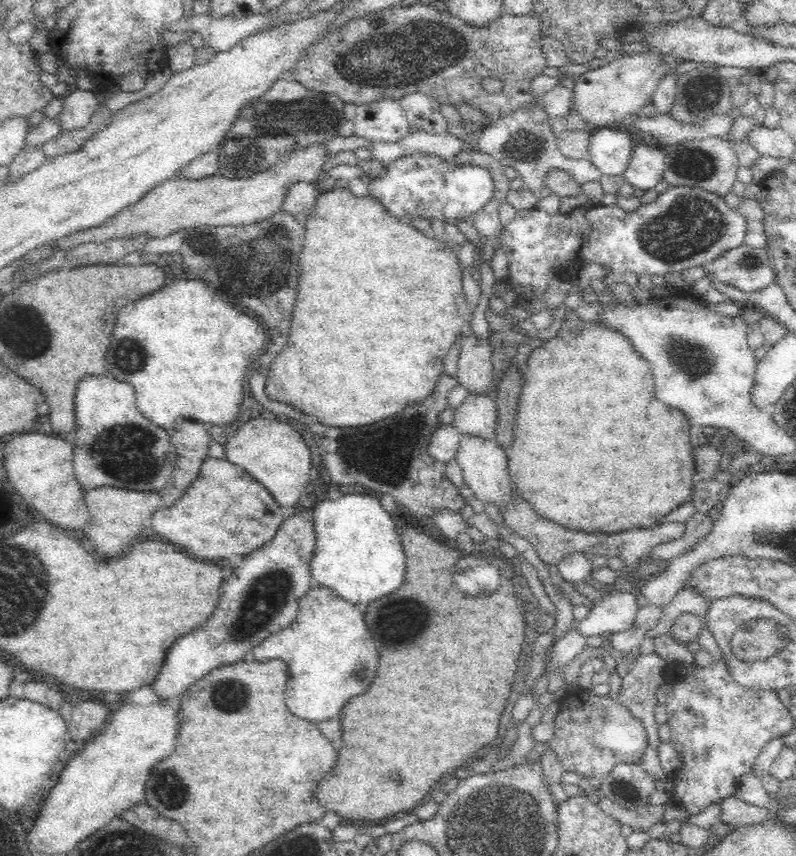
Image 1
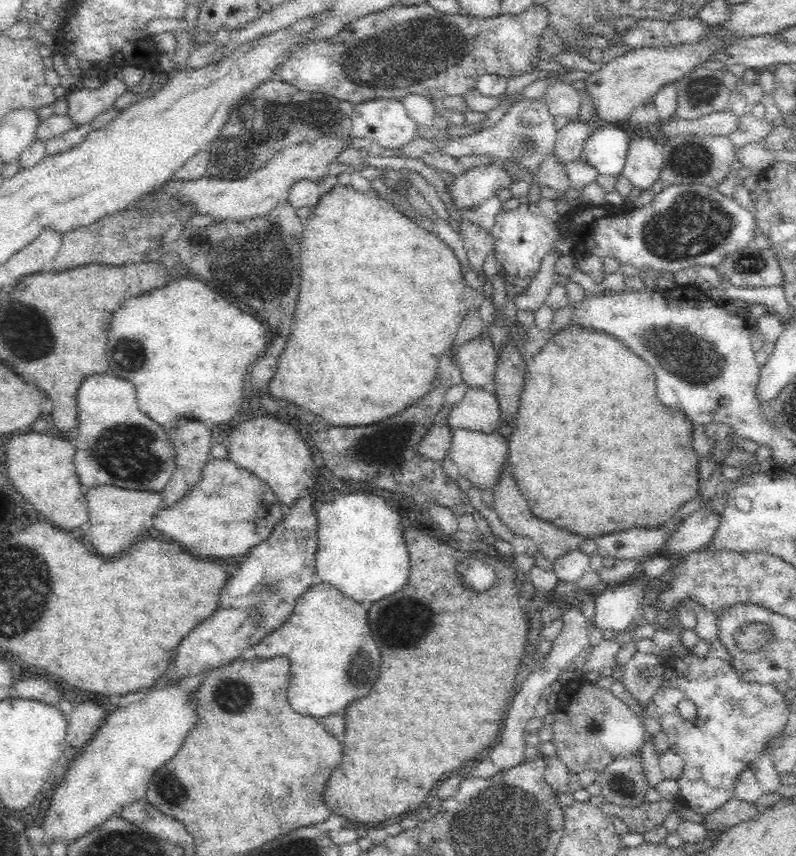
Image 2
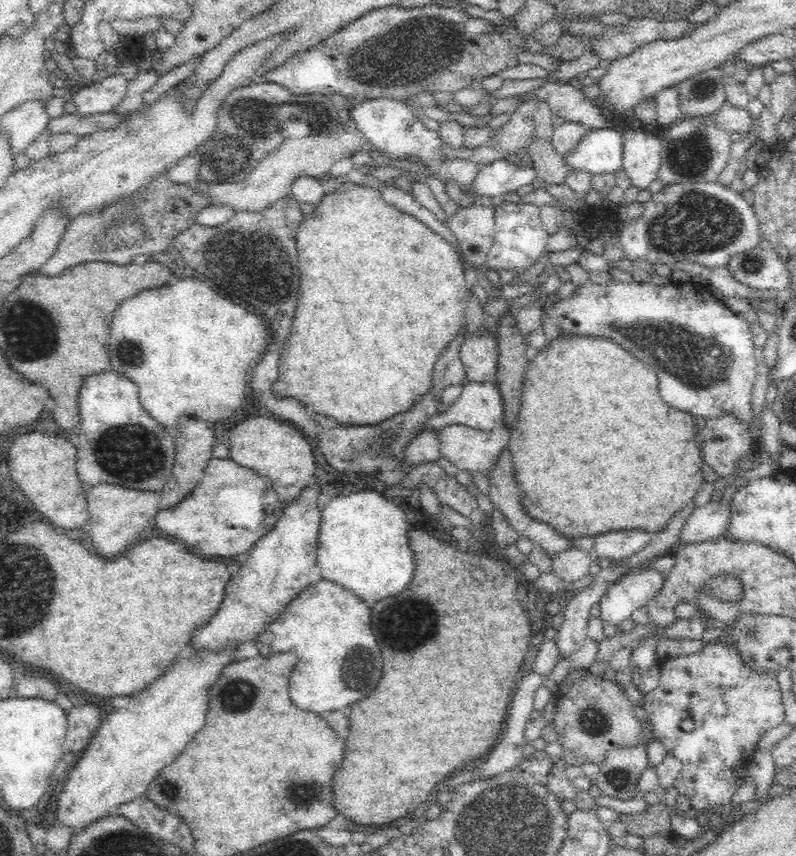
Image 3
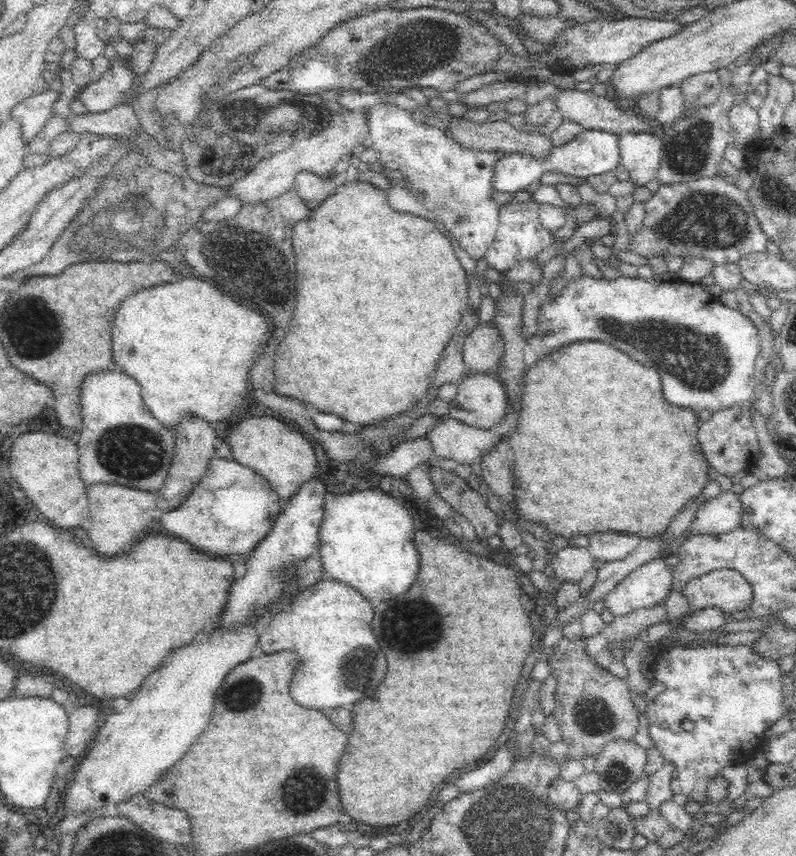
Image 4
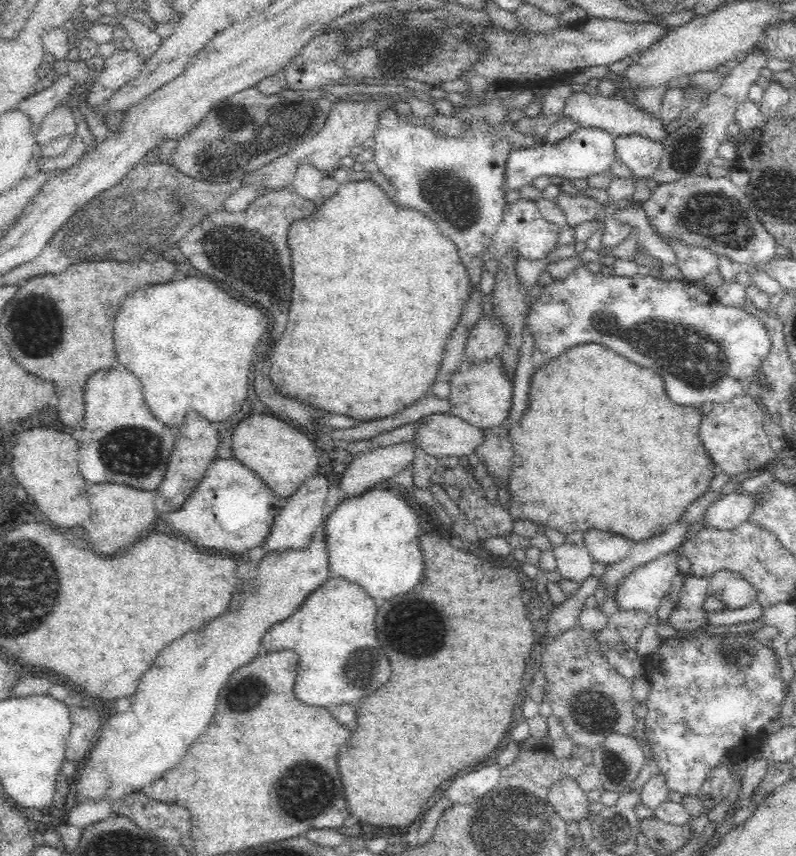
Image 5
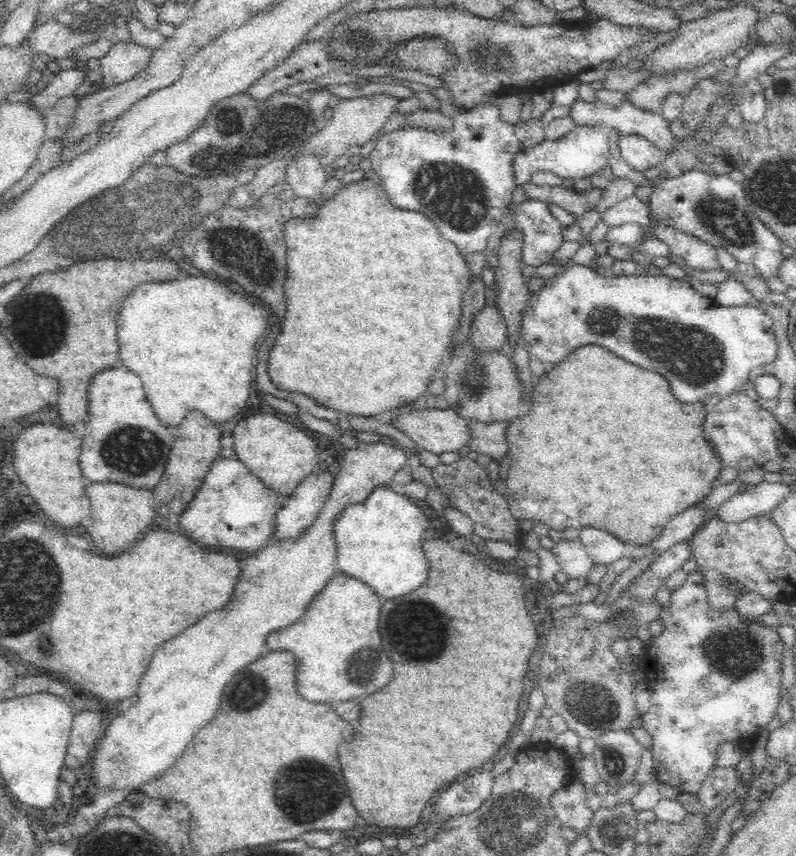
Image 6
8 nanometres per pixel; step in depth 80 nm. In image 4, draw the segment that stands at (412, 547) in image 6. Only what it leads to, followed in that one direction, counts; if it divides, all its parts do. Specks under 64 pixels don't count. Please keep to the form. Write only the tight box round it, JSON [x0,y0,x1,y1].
[319,490,420,600]

